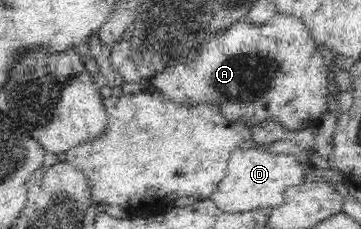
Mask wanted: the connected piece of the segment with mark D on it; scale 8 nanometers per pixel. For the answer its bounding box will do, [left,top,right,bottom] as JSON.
[209,149,312,213]

